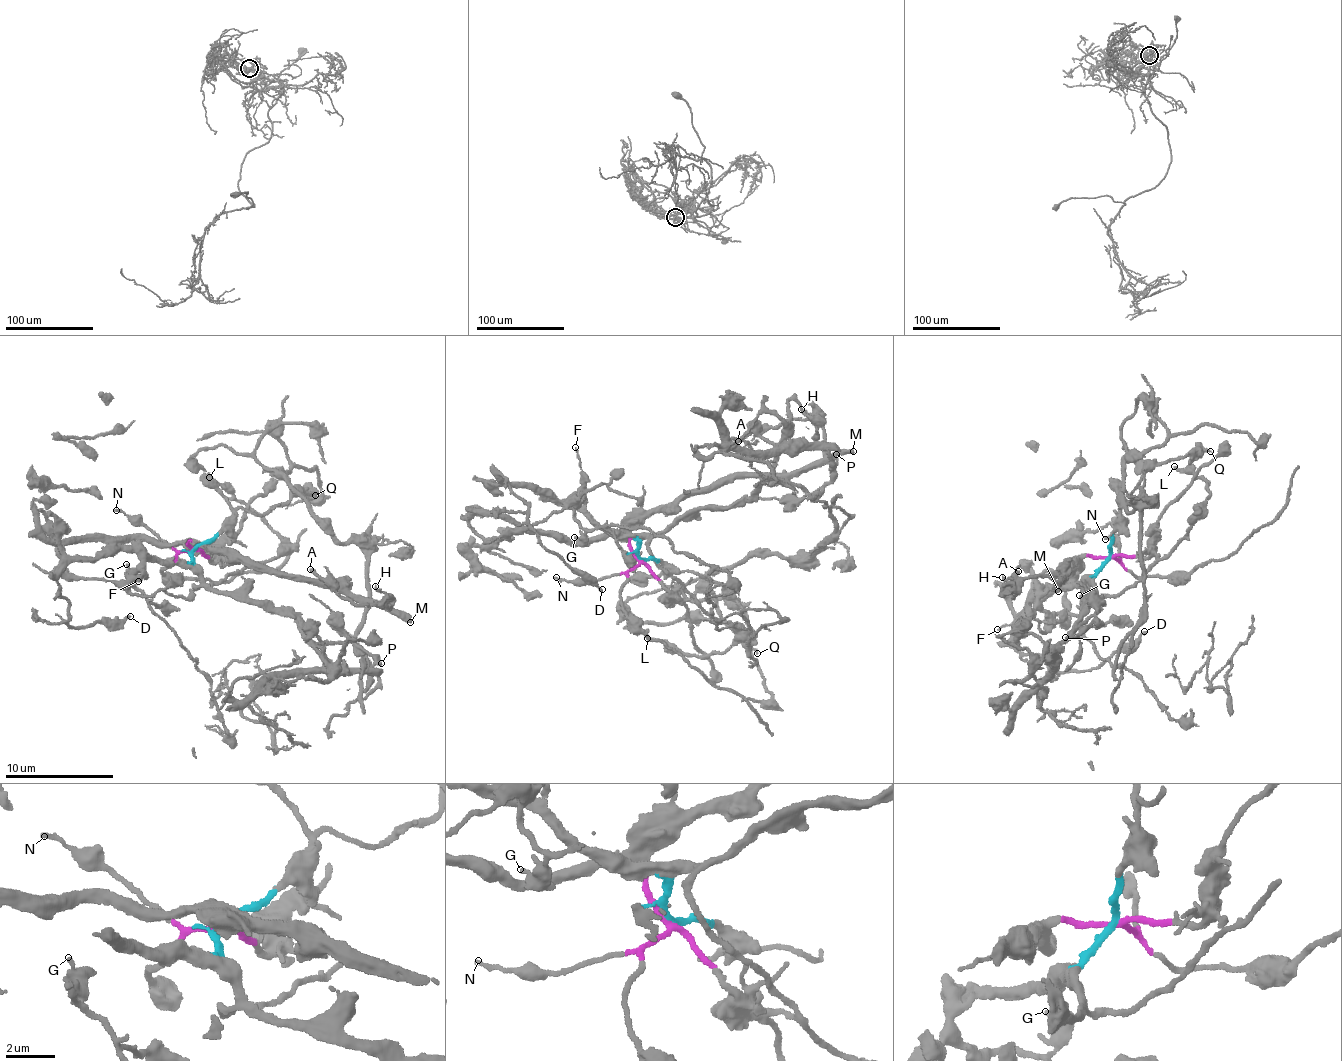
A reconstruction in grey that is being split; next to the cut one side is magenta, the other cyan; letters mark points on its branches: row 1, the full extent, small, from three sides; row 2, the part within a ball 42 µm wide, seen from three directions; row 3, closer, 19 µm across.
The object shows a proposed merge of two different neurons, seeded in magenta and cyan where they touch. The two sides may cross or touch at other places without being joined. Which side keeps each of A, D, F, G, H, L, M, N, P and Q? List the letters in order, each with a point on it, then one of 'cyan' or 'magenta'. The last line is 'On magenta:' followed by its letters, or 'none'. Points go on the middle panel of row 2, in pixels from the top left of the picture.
A: at (738, 441); magenta
D: at (602, 589); cyan
F: at (575, 447); cyan
G: at (574, 537); cyan
H: at (801, 409); magenta
L: at (647, 638); cyan
M: at (853, 451); magenta
N: at (556, 577); magenta
P: at (836, 454); cyan
Q: at (757, 653); cyan
On magenta: A, H, M, N

